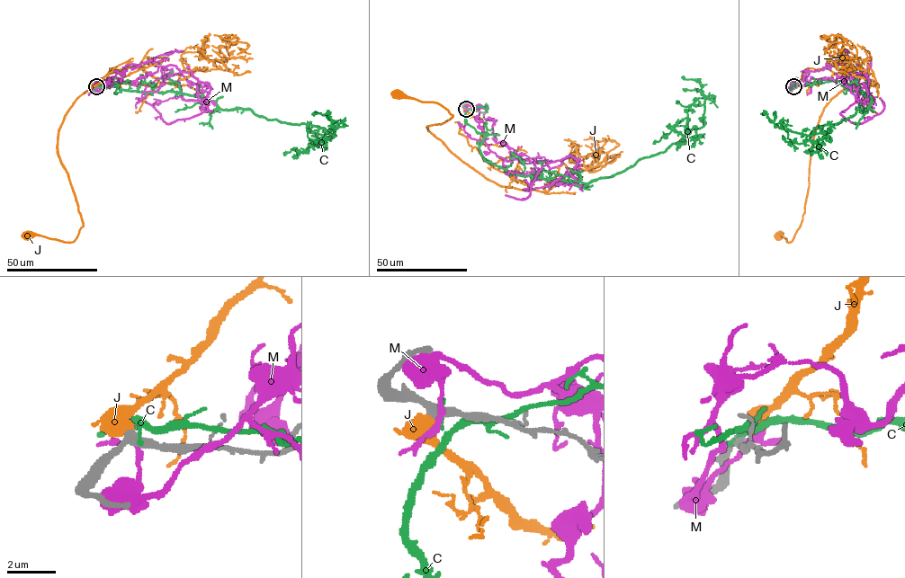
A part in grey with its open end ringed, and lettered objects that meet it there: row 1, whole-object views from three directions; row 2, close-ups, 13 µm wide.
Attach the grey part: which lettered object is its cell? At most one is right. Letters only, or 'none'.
J

